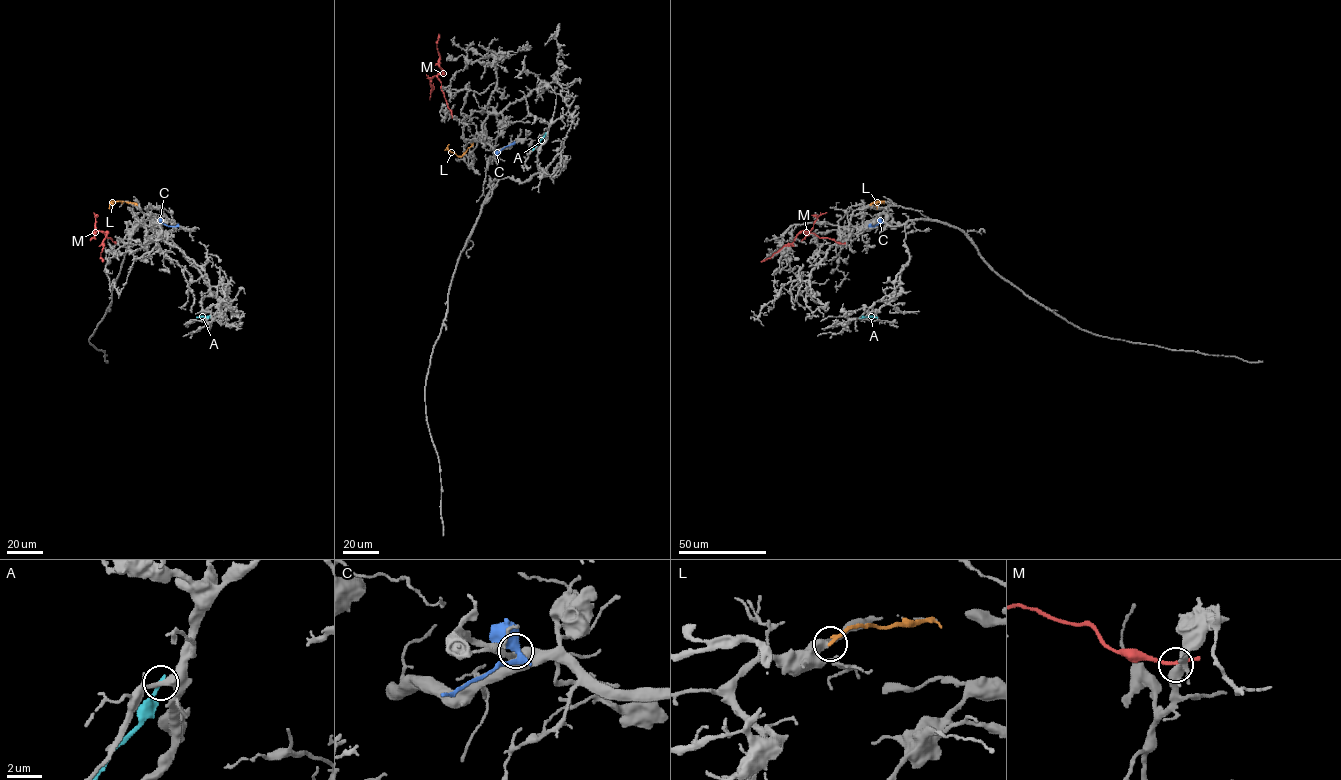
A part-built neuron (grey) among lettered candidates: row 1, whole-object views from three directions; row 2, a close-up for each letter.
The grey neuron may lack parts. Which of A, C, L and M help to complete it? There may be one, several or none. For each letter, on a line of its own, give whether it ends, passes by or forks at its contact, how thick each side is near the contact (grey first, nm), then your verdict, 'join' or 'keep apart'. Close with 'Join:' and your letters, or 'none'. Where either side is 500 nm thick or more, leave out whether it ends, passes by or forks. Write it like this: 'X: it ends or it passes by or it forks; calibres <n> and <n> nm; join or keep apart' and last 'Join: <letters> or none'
A: it ends; calibres 340 and 200 nm; keep apart
C: calibres 420 and 500 nm; keep apart
L: calibres 500 and 190 nm; keep apart
M: it passes by; calibres 480 and 180 nm; keep apart
Join: none

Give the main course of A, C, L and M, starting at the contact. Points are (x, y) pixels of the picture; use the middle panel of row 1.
A: (545, 133), (532, 150)
C: (496, 153), (515, 142)
L: (473, 143), (461, 156), (445, 150)
M: (451, 115), (437, 75), (443, 73), (437, 47), (439, 34)

